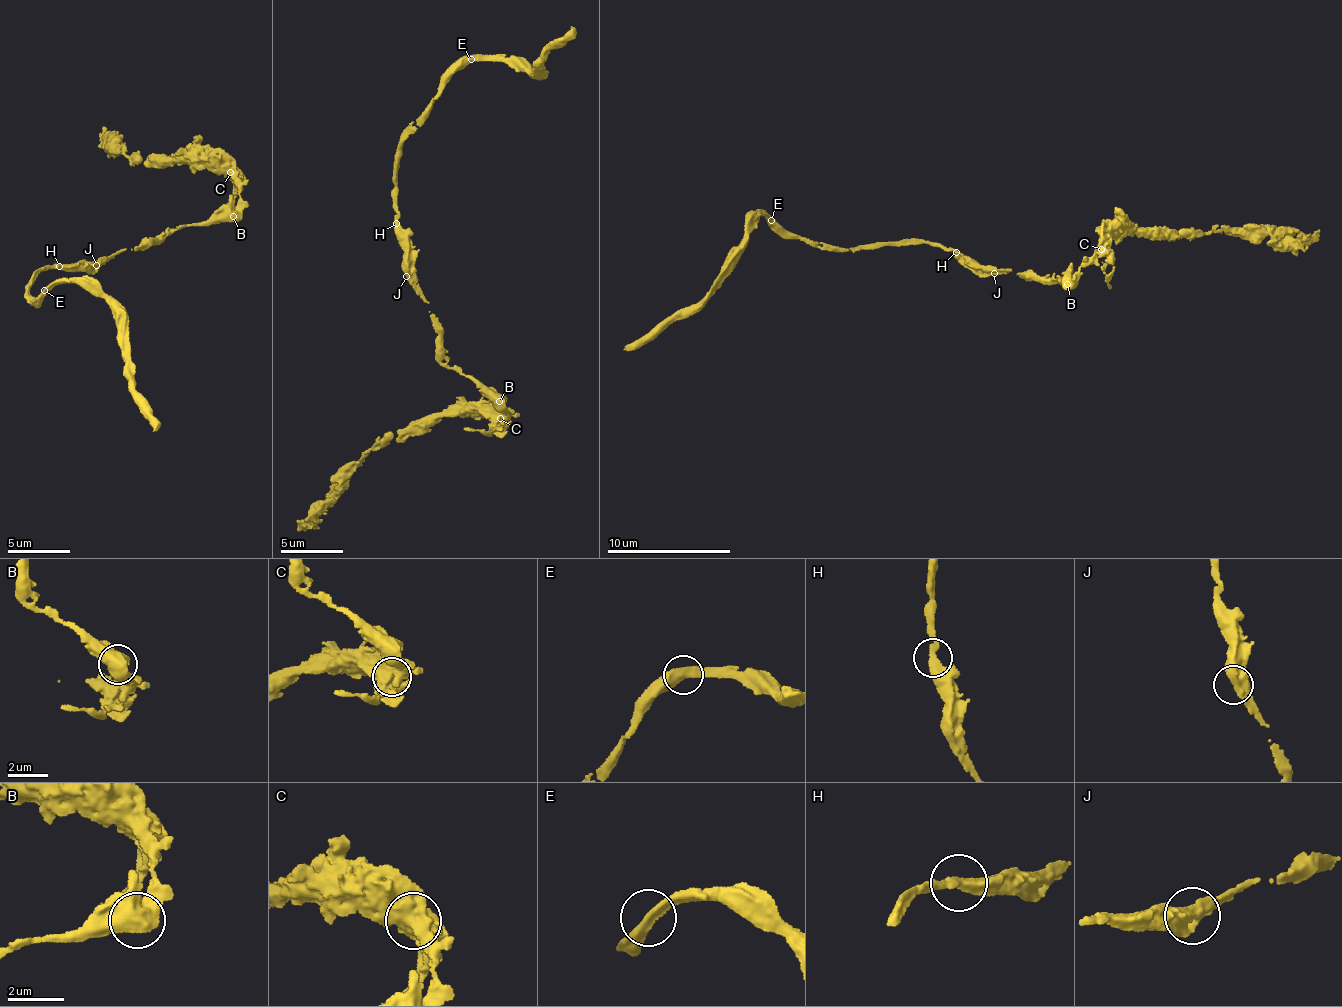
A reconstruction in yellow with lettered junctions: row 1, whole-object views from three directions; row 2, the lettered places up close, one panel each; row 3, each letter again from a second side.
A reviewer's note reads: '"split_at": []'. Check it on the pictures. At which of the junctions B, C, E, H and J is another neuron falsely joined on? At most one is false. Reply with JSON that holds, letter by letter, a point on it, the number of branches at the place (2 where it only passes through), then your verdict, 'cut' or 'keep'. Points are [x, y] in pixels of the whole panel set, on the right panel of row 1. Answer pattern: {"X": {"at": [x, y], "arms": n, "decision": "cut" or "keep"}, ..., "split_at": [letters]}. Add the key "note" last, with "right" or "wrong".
{"B": {"at": [1067, 284], "arms": 3, "decision": "keep"}, "C": {"at": [1101, 249], "arms": 4, "decision": "keep"}, "E": {"at": [771, 220], "arms": 2, "decision": "keep"}, "H": {"at": [956, 252], "arms": 2, "decision": "keep"}, "J": {"at": [994, 273], "arms": 2, "decision": "keep"}, "split_at": [], "note": "right"}

